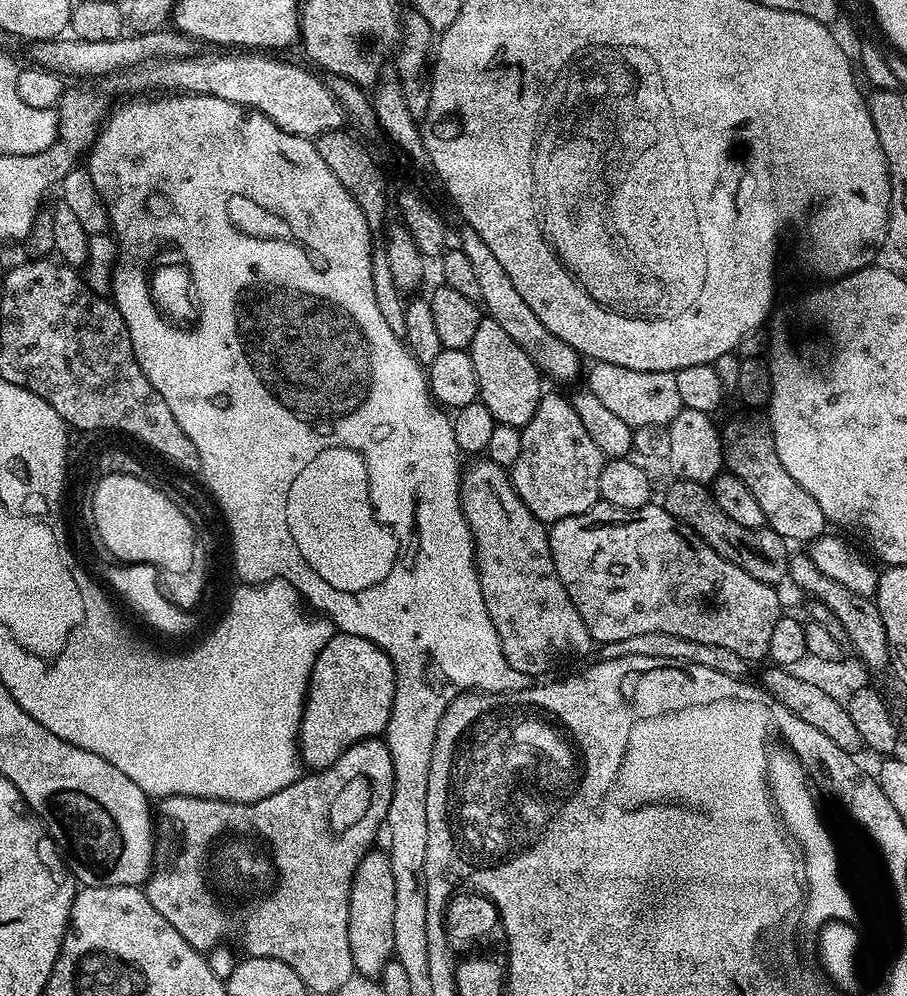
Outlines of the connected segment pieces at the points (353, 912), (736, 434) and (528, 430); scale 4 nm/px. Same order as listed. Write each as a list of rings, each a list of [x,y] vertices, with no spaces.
[[[370,850],[360,859],[352,879],[348,903],[348,937],[353,969],[361,976],[379,977],[380,971],[394,956],[394,870],[390,866],[387,851]]]
[[[744,416],[741,420],[732,420],[722,428],[724,463],[727,471],[734,473],[750,489],[750,494],[758,501],[764,515],[764,523],[782,539],[789,542],[806,540],[813,542],[825,535],[826,521],[822,514],[822,506],[790,478],[786,466],[782,466],[782,458],[778,458],[778,450],[774,446],[772,425],[767,419],[755,420],[752,416]]]
[[[545,391],[534,410],[534,418],[525,424],[522,438],[522,454],[510,469],[512,485],[526,502],[530,514],[545,522],[561,520],[590,510],[600,500],[598,478],[602,474],[606,458],[594,446],[586,426],[574,414],[574,406],[567,395]]]

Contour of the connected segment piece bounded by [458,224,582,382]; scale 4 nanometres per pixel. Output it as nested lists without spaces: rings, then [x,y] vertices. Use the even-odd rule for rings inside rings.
[[[465,224],[460,228],[458,246],[473,263],[473,271],[476,273],[478,286],[481,287],[479,301],[487,317],[498,323],[498,326],[502,327],[502,330],[505,330],[522,350],[525,350],[527,356],[534,361],[545,377],[550,376],[558,382],[570,382],[576,379],[582,363],[580,353],[569,343],[549,334],[546,326],[543,326],[541,320],[534,314],[534,310],[531,310],[526,300],[522,298],[522,294],[515,289],[514,282],[511,282],[510,276],[499,264],[498,258],[491,253],[490,246],[479,237],[478,232]]]

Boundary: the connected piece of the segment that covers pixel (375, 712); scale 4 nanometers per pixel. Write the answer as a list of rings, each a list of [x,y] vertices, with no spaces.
[[[337,631],[322,646],[308,680],[308,697],[300,719],[300,759],[309,769],[329,768],[350,746],[379,737],[392,717],[396,666],[366,638]]]

